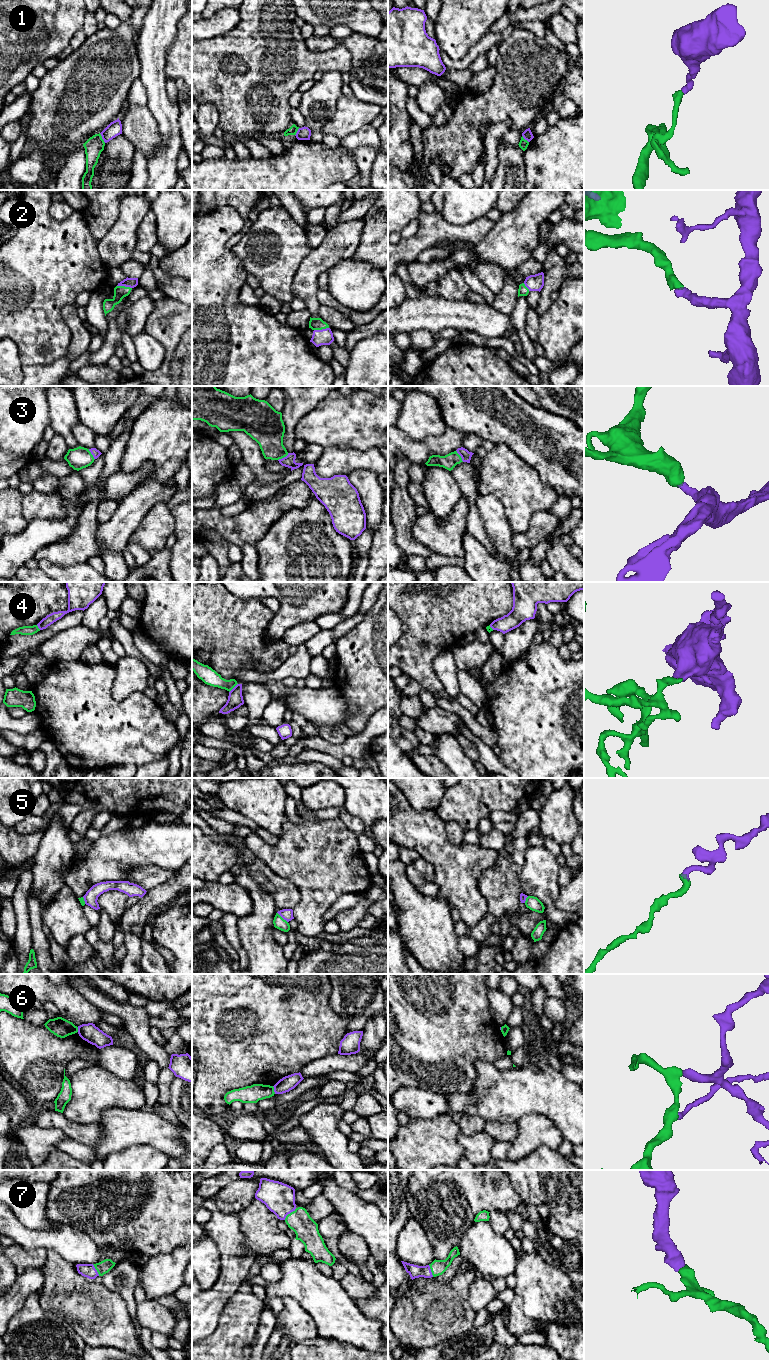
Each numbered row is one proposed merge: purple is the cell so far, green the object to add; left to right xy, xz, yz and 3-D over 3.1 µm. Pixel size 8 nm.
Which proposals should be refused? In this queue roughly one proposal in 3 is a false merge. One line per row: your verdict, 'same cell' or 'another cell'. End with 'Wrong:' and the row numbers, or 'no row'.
1: another cell
2: same cell
3: same cell
4: another cell
5: another cell
6: another cell
7: same cell
Wrong: 1, 4, 5, 6

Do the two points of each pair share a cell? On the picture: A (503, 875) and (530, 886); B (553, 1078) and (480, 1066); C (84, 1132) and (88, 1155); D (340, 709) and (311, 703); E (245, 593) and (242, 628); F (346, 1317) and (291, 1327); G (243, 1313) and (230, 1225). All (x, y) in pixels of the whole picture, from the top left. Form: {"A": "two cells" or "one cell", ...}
{"A": "two cells", "B": "one cell", "C": "two cells", "D": "one cell", "E": "two cells", "F": "two cells", "G": "two cells"}

